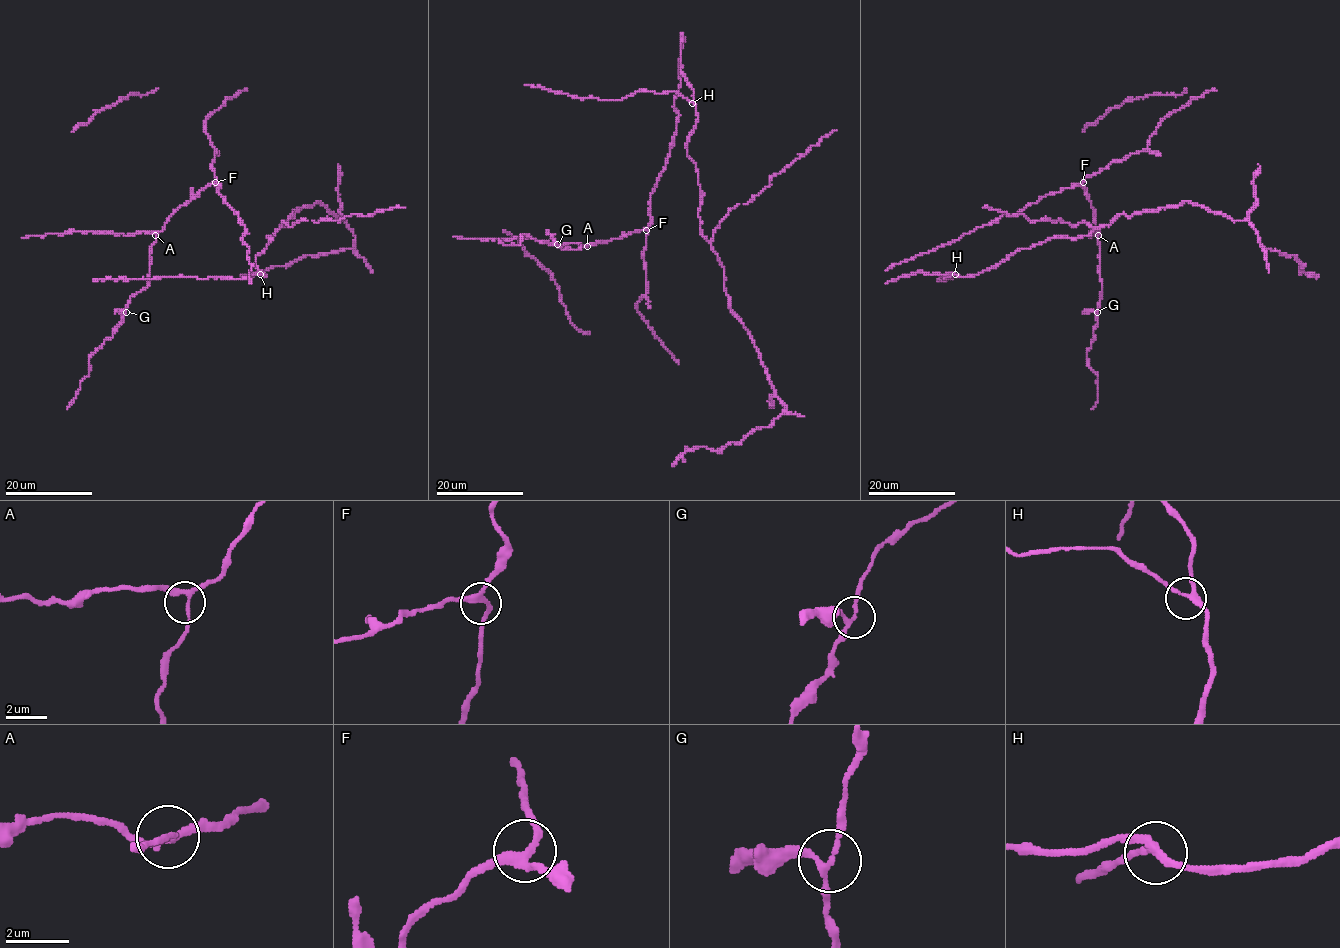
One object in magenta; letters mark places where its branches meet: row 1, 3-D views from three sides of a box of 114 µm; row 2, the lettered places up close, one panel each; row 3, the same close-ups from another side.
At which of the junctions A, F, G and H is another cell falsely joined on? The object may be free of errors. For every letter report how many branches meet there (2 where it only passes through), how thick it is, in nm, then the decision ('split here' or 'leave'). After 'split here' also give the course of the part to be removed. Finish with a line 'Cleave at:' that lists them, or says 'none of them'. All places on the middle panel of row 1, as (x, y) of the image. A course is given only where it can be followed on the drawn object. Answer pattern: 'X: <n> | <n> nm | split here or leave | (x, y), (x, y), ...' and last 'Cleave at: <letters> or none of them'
A: 3 | 160 nm | leave
F: 3 | 240 nm | leave
G: 3 | 160 nm | leave
H: 3 | 240 nm | leave
Cleave at: none of them

